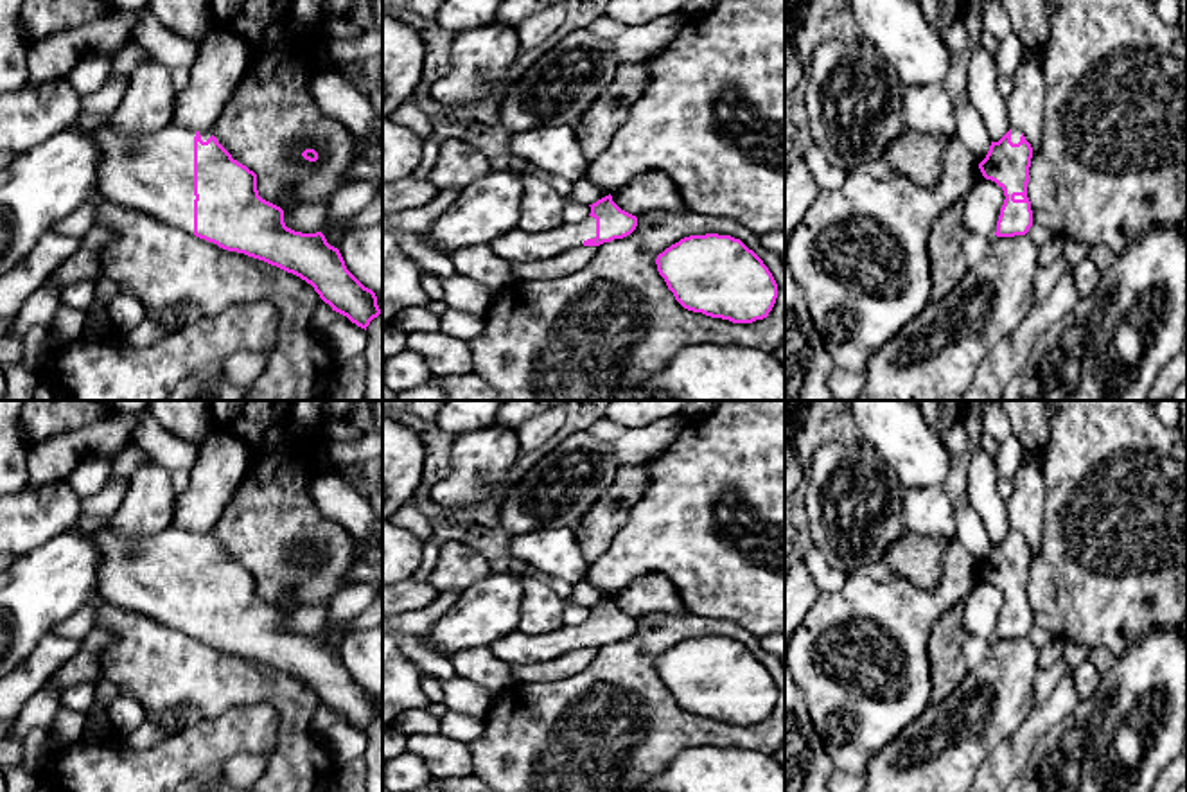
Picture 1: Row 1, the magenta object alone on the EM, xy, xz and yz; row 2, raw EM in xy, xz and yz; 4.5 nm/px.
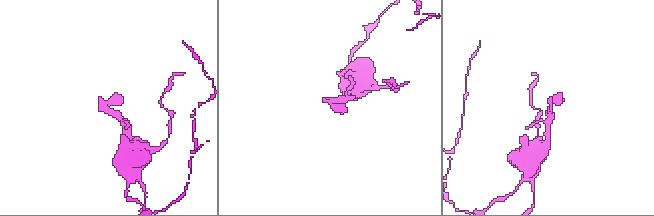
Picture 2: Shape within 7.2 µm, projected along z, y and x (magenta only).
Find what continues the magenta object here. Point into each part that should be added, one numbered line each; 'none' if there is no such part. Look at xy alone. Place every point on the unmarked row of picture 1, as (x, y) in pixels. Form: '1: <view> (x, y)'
1: xy (155, 577)

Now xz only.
1: xz (514, 649)

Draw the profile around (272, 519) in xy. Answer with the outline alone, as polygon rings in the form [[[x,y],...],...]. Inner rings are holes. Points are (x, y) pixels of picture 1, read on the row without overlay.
[[[208,400],[208,406],[215,427],[251,449],[251,463],[212,528],[217,544],[233,562],[257,576],[257,593],[262,602],[277,607],[280,594],[291,589],[300,607],[327,605],[339,589],[350,585],[348,573],[356,564],[354,535],[320,512],[309,488],[312,472],[327,465],[327,424],[318,433],[305,433],[295,424],[293,400]]]

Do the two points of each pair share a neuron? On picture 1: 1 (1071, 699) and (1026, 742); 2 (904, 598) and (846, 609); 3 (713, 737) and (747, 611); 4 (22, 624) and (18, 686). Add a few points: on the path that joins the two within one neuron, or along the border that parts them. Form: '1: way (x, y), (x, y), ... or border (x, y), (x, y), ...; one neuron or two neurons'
1: way (1058, 706), (1035, 730); one neuron
2: way (889, 609), (861, 609); one neuron
3: border (701, 616), (733, 622), (760, 638); two neurons
4: border (49, 633), (18, 667); two neurons

